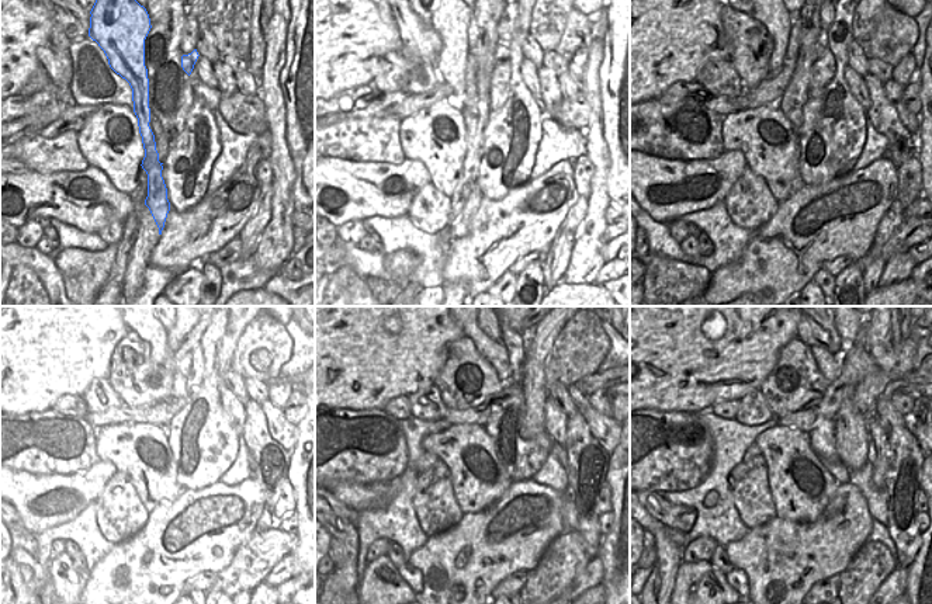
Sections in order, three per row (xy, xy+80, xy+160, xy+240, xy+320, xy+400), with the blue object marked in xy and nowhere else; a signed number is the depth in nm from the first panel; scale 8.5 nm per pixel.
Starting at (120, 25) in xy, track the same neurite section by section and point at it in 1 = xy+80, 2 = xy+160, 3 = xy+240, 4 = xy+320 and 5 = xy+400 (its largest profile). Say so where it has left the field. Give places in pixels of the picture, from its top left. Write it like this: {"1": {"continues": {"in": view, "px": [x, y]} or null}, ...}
{"1": {"continues": {"in": "xy+80", "px": [447, 20]}}, "2": {"continues": {"in": "xy+160", "px": [776, 20]}}, "3": {"continues": {"in": "xy+240", "px": [155, 335]}}, "4": {"continues": {"in": "xy+320", "px": [495, 353]}}, "5": {"continues": {"in": "xy+400", "px": [830, 365]}}}

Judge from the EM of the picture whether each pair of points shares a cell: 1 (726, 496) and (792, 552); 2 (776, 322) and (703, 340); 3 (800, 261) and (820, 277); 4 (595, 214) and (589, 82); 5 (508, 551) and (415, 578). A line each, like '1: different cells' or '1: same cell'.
1: different cells
2: same cell
3: different cells
4: same cell
5: different cells

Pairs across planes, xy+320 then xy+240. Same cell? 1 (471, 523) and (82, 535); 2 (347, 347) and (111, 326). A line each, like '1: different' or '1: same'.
1: different
2: same

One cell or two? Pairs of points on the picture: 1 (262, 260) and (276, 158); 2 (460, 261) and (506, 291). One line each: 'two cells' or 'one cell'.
1: one cell
2: two cells

